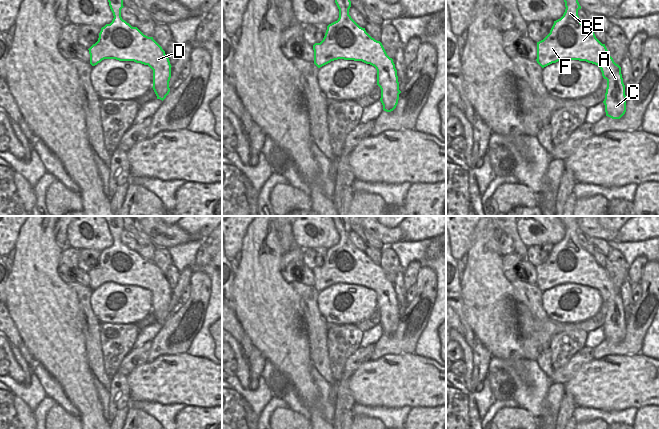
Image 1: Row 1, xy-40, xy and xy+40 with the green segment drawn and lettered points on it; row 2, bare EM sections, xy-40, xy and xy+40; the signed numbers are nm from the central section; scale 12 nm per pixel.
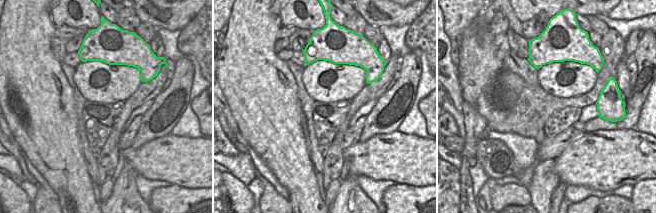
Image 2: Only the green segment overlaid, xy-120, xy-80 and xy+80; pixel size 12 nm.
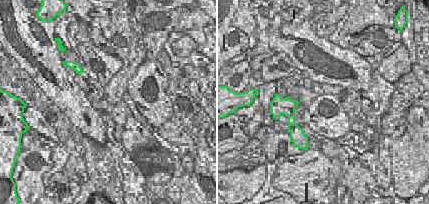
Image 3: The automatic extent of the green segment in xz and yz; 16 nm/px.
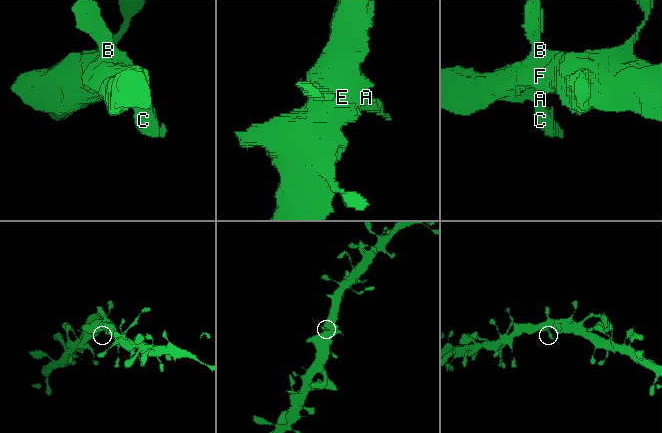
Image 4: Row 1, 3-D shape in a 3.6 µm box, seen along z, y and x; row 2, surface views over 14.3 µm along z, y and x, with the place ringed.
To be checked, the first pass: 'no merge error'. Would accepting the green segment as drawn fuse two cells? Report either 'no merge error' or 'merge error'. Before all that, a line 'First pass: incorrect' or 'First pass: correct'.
First pass: correct
no merge error

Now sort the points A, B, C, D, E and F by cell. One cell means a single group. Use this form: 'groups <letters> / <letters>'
groups A B C D E F

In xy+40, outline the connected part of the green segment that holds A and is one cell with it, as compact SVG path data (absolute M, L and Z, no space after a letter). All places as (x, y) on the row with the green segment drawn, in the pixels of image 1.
M564 0L565 12L563 16L554 21L550 33L541 41L537 42L537 63L546 67L561 60L579 60L597 65L602 76L607 80L605 99L606 116L612 119L620 119L626 112L625 85L621 74L621 67L610 56L605 44L602 44L594 32L581 23L578 10L581 6L578 0Z

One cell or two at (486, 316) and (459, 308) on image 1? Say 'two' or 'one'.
two

